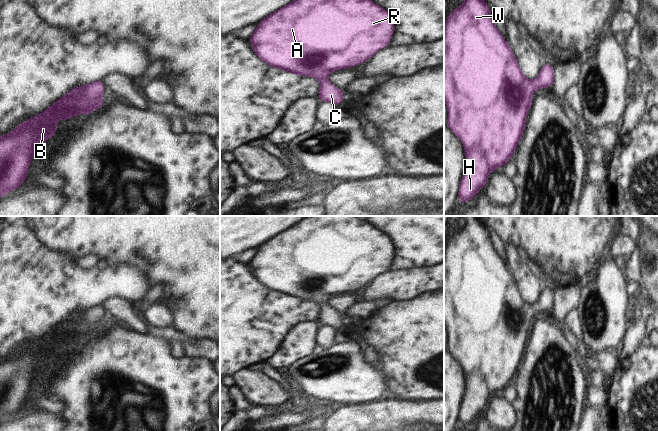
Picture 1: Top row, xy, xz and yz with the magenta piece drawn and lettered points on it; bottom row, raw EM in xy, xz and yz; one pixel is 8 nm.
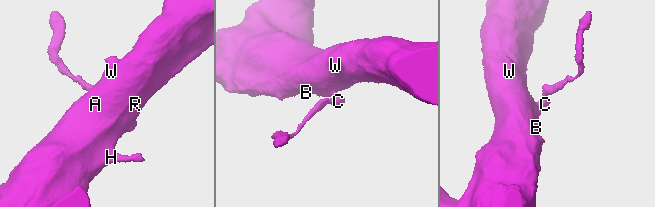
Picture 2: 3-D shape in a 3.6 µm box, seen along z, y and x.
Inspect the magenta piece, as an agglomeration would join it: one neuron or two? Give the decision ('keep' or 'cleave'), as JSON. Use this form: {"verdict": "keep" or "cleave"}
{"verdict": "keep"}

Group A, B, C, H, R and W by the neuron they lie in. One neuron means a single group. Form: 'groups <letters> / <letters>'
groups A B C H R W

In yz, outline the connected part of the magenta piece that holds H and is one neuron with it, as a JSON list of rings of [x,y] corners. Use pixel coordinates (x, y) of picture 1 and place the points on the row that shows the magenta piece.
[[[465,0],[460,7],[454,9],[448,15],[444,28],[444,100],[448,110],[447,124],[453,133],[461,139],[466,154],[466,167],[458,191],[459,202],[469,202],[486,185],[489,173],[499,167],[503,167],[511,159],[523,135],[528,109],[533,106],[533,92],[536,89],[548,88],[554,85],[554,67],[547,63],[543,64],[539,76],[533,81],[529,81],[523,75],[522,70],[518,66],[518,60],[508,45],[508,41],[503,38],[495,26],[490,9],[484,0]]]

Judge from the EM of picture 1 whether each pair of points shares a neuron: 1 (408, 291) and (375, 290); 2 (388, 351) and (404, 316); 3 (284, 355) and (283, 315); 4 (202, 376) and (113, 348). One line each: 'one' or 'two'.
1: one
2: one
3: two
4: one

